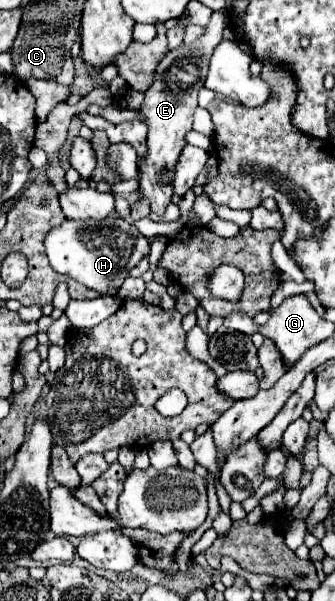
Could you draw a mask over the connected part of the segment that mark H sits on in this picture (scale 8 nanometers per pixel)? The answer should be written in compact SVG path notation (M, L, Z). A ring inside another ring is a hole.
M106 217L102 221L68 219L48 233L46 253L54 271L70 275L72 279L104 295L116 295L122 281L128 277L128 271L150 253L150 243L132 223L118 217Z

